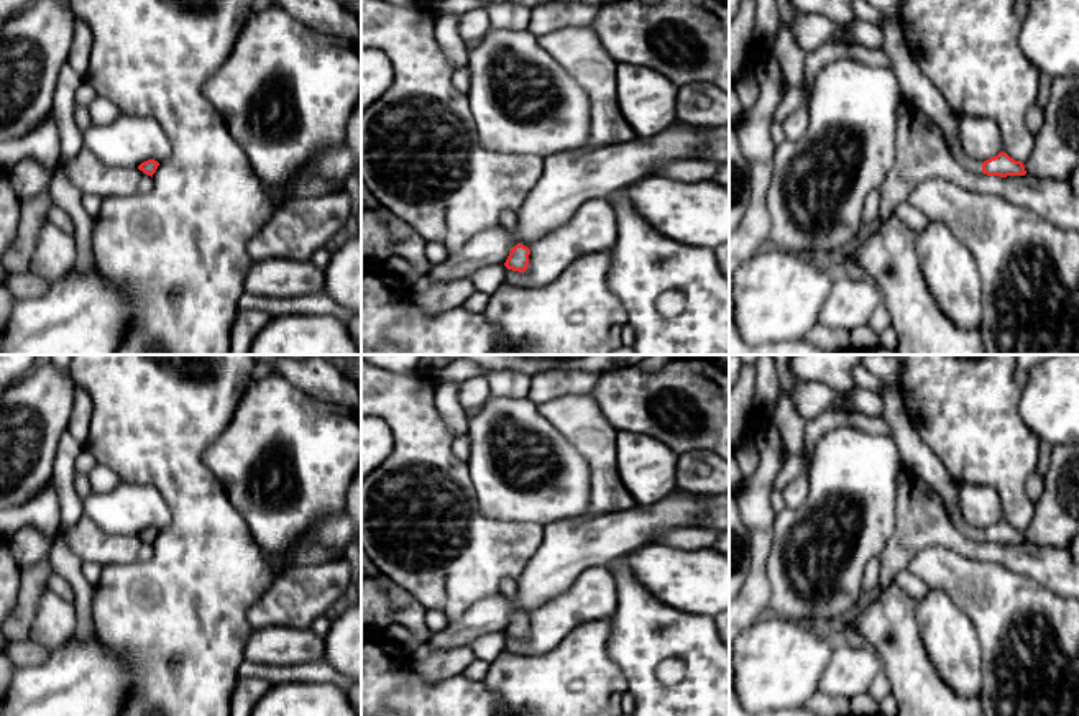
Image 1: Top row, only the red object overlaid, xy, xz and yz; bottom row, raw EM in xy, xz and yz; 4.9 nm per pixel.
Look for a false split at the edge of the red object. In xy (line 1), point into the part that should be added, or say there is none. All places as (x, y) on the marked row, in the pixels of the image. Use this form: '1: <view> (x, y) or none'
1: none

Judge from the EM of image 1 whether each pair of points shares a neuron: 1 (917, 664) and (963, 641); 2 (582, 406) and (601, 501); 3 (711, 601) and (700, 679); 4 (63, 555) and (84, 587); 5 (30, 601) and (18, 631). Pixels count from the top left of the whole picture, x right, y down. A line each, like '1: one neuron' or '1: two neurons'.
1: two neurons
2: one neuron
3: two neurons
4: one neuron
5: one neuron

